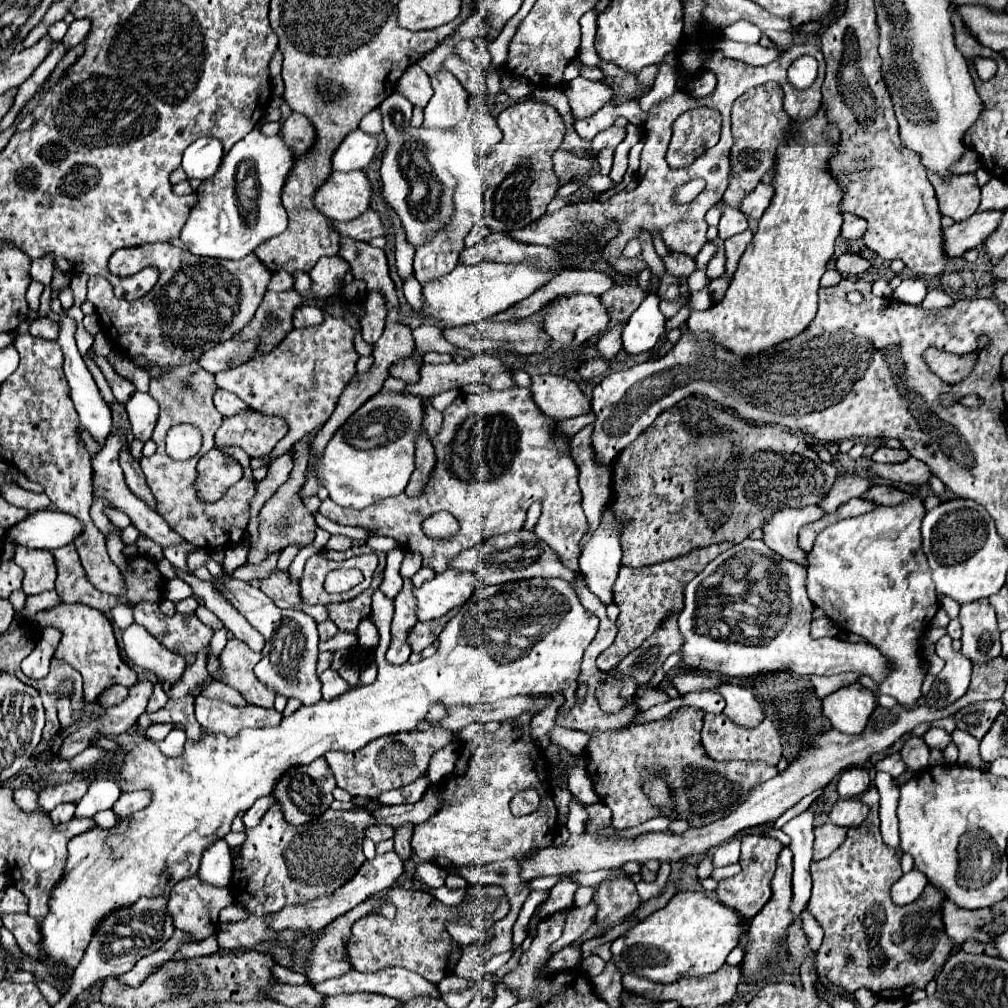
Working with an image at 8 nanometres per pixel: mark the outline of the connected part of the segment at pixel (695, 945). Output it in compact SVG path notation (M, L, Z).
M678 892L672 896L672 900L638 922L632 930L622 934L610 944L610 962L622 972L622 974L636 974L640 978L658 982L658 984L672 984L674 980L680 978L690 978L690 976L706 976L716 972L724 962L730 950L738 944L742 934L742 914L712 900L706 892Z

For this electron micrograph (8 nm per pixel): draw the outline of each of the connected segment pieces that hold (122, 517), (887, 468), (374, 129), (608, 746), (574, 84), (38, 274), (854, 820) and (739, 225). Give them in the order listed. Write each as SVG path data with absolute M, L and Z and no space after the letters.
M106 504L104 506L104 514L120 530L131 524L129 517L125 513L115 509L110 510Z
M908 458L900 464L872 464L870 470L886 480L898 480L906 484L928 484L932 478L928 464L916 458Z
M378 108L368 112L368 114L362 118L360 130L364 130L366 134L380 134L380 132L382 132L382 114L380 114Z
M576 572L576 580L572 582L574 590L578 592L578 598L584 608L588 608L592 614L600 618L600 628L592 644L584 652L582 660L582 670L578 682L586 682L588 694L584 702L576 702L576 706L566 714L558 716L556 724L572 730L582 730L584 724L586 732L592 734L594 738L586 746L586 756L588 756L588 776L594 784L594 790L598 798L612 810L612 826L618 830L638 826L654 816L658 816L658 808L648 802L648 798L642 794L642 782L640 782L640 770L650 770L658 776L662 776L668 786L674 790L674 802L676 810L670 816L674 818L686 818L690 826L704 826L710 824L722 816L728 816L746 796L746 792L756 786L766 782L768 778L774 778L778 770L774 766L768 766L764 762L714 762L704 754L704 748L700 744L700 728L702 728L702 710L698 708L680 708L672 720L658 720L650 724L636 724L628 726L626 730L620 730L622 726L630 724L634 716L638 714L636 704L626 704L618 714L608 714L598 706L596 692L602 688L602 670L596 666L598 654L608 648L616 638L616 624L608 620L606 616L606 606L596 600L594 594L588 592L588 588L582 582L580 572Z
M582 76L570 80L566 84L564 92L570 100L574 118L586 118L586 116L594 114L598 108L602 108L612 98L612 90L606 84L590 82Z
M42 256L42 260L32 262L30 274L32 274L32 280L38 280L44 286L48 286L50 280L52 280L52 270L54 270L54 258L52 256Z
M838 800L830 812L830 820L836 826L844 828L858 828L864 824L864 818L870 814L870 808L864 806L860 800Z
M730 206L724 208L724 214L722 214L720 224L718 224L718 238L726 240L726 238L730 238L734 234L744 232L746 228L748 228L748 220L740 210L730 208Z

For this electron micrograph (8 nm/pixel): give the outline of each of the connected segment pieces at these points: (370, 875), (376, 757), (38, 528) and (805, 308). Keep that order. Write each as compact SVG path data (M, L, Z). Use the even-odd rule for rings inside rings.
M394 850L382 854L382 856L376 856L372 860L366 860L362 864L362 868L356 872L356 876L344 884L342 888L338 888L334 894L330 896L322 896L322 898L316 898L316 900L310 900L306 904L298 904L298 906L290 906L290 908L284 908L280 910L278 914L272 914L268 918L268 926L274 928L274 930L284 930L284 928L290 928L290 930L310 930L310 932L318 932L322 930L324 926L328 926L330 922L334 922L338 916L346 914L348 910L352 910L354 906L362 904L366 898L374 896L374 894L380 894L380 892L386 892L390 886L396 884L396 880L404 874L404 864L406 860L402 860Z
M430 726L428 730L414 730L414 732L398 732L394 736L382 736L366 744L366 748L358 752L326 752L326 762L336 776L336 784L350 792L352 796L368 796L378 798L386 790L402 788L416 778L424 776L430 764L430 758L450 744L454 732L442 726Z
M52 508L30 514L8 532L16 544L44 550L56 550L64 544L72 544L80 534L82 520L70 516L68 512L58 512Z
M824 112L806 122L794 124L794 134L786 146L778 148L778 158L774 166L774 198L770 208L764 212L758 224L754 240L740 258L738 270L724 294L724 298L708 308L708 312L692 312L688 318L688 328L692 332L706 330L712 336L712 342L724 346L736 356L756 356L766 348L778 346L794 336L798 336L812 322L818 310L818 282L826 270L828 260L834 254L834 242L840 234L842 212L838 204L842 200L842 188L826 172L826 160L834 154L834 144L840 140L840 134L824 118Z

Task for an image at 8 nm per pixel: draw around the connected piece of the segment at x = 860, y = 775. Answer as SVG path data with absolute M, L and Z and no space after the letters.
M846 768L840 774L836 788L842 798L858 798L870 788L870 774L866 768Z

